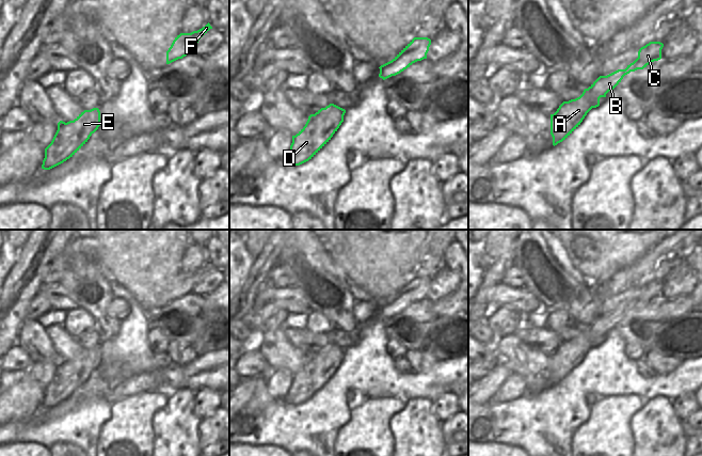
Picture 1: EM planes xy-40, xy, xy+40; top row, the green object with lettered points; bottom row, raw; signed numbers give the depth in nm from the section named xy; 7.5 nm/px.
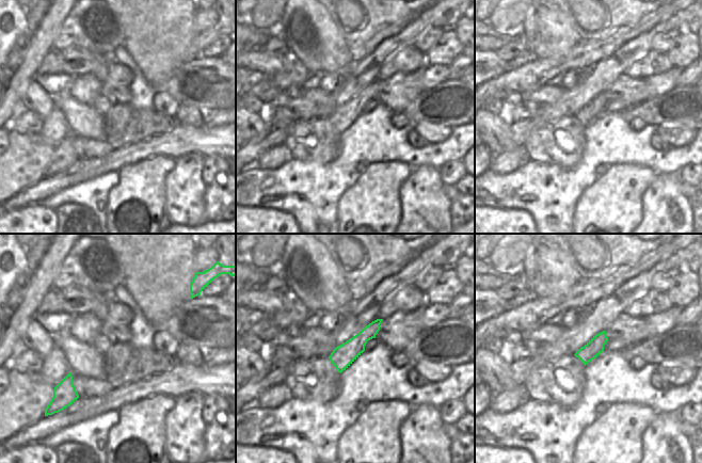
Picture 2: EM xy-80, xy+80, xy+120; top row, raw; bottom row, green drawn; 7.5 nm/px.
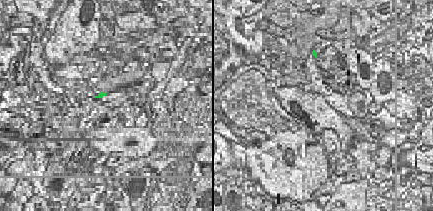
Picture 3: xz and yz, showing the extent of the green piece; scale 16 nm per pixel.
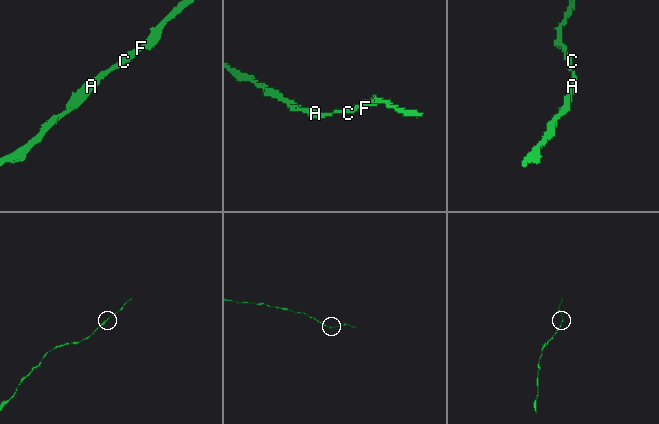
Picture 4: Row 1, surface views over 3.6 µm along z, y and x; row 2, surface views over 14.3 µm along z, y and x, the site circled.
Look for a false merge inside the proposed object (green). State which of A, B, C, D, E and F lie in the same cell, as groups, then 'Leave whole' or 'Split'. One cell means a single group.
Groups: A B C D E F. Leave whole

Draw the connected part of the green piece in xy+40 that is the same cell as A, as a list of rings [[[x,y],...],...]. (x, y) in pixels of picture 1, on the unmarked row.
[[[650,281],[638,290],[638,297],[625,309],[618,309],[607,315],[600,315],[583,333],[569,341],[563,341],[554,353],[551,353],[551,374],[553,384],[565,379],[583,361],[587,352],[600,345],[600,337],[613,329],[631,311],[643,309],[650,302],[661,298],[664,283]]]

